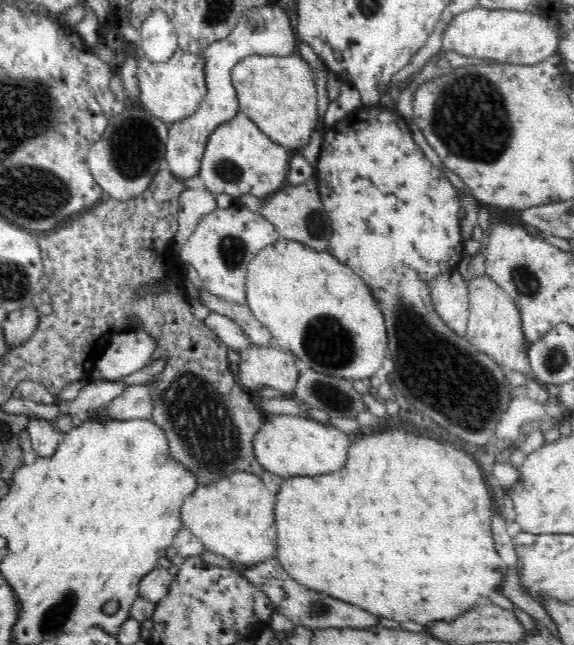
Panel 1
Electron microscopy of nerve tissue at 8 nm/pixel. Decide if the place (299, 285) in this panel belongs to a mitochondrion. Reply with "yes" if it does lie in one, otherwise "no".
no

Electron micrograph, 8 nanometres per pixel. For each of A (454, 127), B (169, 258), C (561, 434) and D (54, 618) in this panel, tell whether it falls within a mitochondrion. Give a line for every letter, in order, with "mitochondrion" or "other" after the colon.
A: mitochondrion
B: other
C: other
D: mitochondrion

